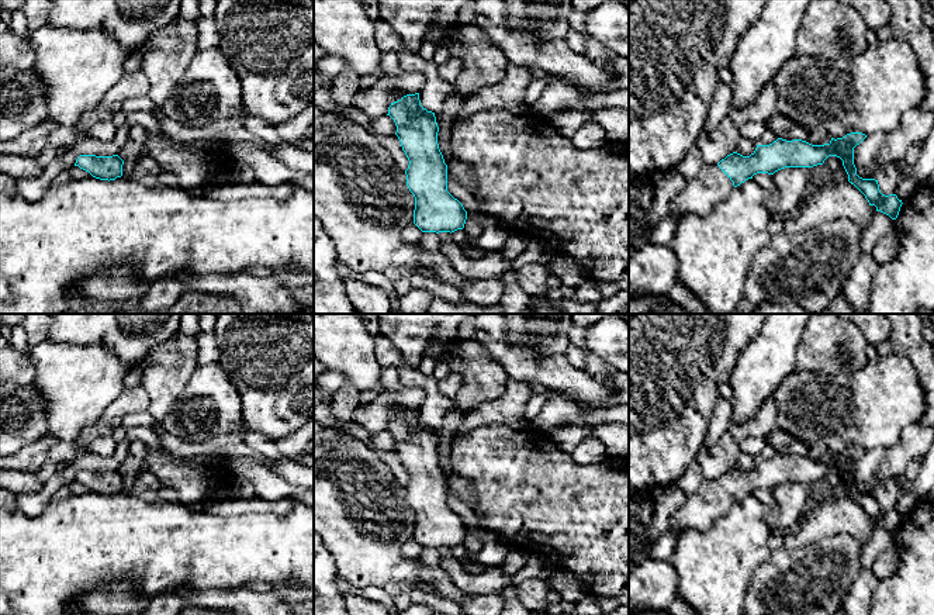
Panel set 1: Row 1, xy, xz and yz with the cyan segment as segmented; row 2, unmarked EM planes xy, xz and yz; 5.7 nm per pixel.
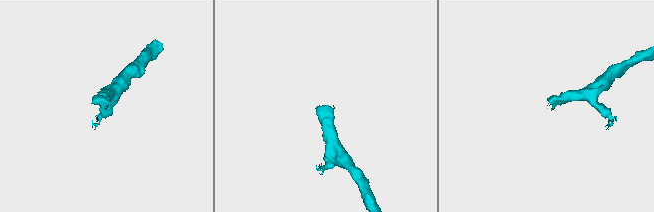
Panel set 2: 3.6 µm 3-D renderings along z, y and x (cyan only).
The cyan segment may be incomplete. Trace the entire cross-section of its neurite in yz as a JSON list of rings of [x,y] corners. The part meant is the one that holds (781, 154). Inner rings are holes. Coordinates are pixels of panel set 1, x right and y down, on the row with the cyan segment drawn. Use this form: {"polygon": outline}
{"polygon": [[[851,132],[843,138],[831,138],[829,144],[812,145],[802,139],[786,141],[778,138],[769,145],[757,145],[750,156],[737,152],[727,155],[717,165],[705,165],[695,179],[686,180],[685,187],[670,204],[670,214],[708,214],[717,204],[726,201],[733,189],[757,173],[774,175],[785,167],[813,167],[823,165],[829,156],[837,156],[854,184],[875,205],[876,211],[896,220],[902,200],[896,194],[885,196],[878,180],[862,179],[854,165],[854,148],[866,138],[862,132]]]}

